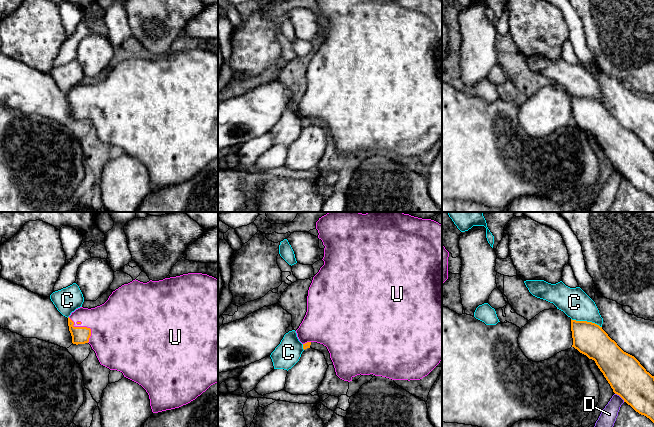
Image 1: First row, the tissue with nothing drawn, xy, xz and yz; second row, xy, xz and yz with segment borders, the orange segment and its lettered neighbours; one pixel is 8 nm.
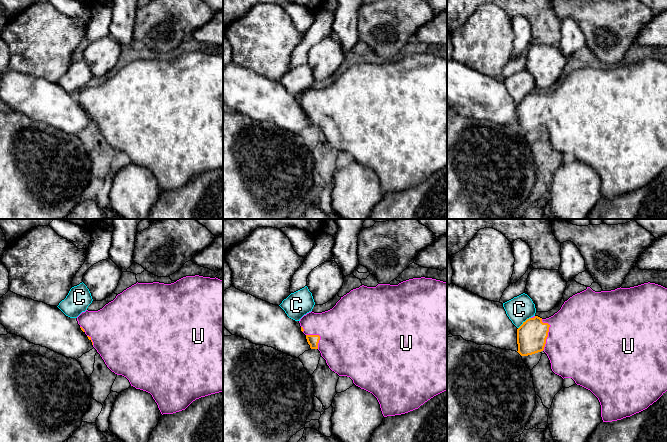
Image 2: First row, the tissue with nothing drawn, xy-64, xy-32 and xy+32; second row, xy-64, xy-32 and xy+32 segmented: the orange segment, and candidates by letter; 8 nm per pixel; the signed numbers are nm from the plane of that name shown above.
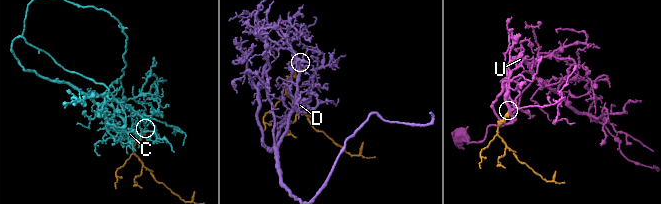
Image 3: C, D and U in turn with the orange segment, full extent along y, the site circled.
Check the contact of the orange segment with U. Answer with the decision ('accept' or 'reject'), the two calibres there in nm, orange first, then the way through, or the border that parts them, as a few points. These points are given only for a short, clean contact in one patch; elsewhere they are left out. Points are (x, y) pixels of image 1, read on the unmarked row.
accept; calibres 140 and 400 nm; way xy (80, 111), (84, 103), (115, 102)

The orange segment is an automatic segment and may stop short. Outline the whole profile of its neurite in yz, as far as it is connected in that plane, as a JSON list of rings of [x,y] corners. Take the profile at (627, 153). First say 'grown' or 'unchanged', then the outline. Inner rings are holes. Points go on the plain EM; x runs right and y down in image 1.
unchanged; [[[571,95],[573,121],[580,129],[595,137],[610,160],[613,168],[636,188],[654,199],[654,152],[652,152],[632,131],[624,128],[599,101]]]

